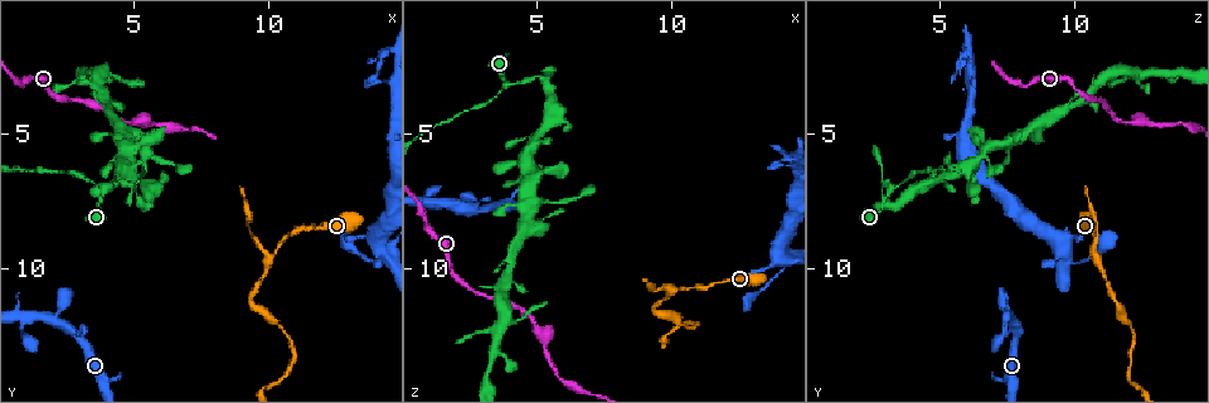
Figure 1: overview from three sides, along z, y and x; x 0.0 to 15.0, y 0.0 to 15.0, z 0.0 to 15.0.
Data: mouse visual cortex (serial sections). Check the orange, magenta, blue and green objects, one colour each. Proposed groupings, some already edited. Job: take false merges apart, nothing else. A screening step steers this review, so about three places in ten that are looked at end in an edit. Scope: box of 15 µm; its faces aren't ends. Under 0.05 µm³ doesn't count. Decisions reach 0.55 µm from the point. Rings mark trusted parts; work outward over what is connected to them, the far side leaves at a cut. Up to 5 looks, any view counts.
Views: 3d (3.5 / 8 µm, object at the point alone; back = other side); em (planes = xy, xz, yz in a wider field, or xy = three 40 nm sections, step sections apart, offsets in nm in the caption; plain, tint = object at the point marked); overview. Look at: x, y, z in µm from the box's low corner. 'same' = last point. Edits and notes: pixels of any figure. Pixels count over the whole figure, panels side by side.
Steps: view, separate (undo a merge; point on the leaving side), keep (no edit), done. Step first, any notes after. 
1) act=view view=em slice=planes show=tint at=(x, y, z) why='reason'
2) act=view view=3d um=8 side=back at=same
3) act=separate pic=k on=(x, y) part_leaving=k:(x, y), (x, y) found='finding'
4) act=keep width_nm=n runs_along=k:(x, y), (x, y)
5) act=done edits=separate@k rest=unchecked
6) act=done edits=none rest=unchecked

act=view view=3d um=3.5 at=(3.7, 7.1, 3.2) why='thin neck'

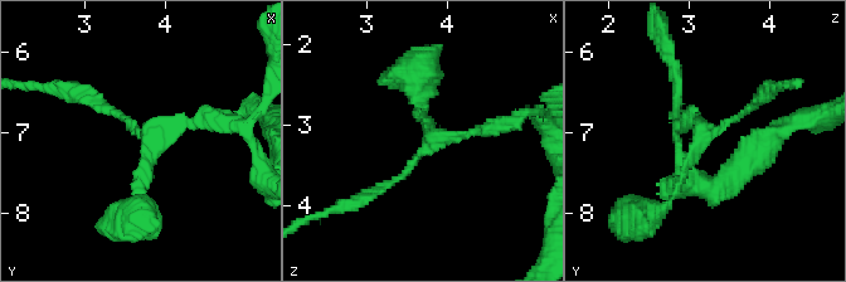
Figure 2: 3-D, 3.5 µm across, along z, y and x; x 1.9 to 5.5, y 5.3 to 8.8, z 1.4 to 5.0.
act=view view=em slice=planes show=tint at=(3.80, 7.10, 3.15) arms=3 arm_widths_nm=100,100,100 why='shape alone is not enough'

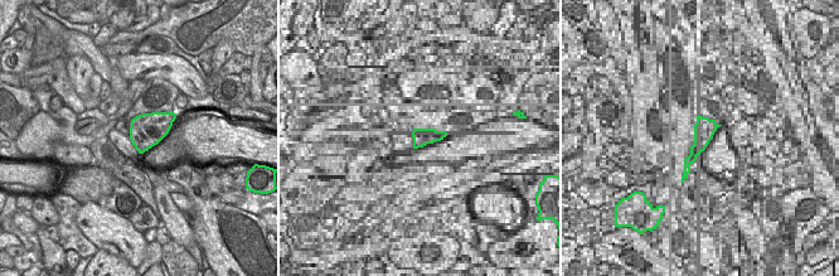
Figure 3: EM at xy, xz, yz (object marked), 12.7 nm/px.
act=keep runs_along=2:(139, 213), (150, 142), (223, 120) found='continuous, no second cell'

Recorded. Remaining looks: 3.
act=view view=3d um=3.5 at=(10.0, 9.6, 10.8) why='arms part here'

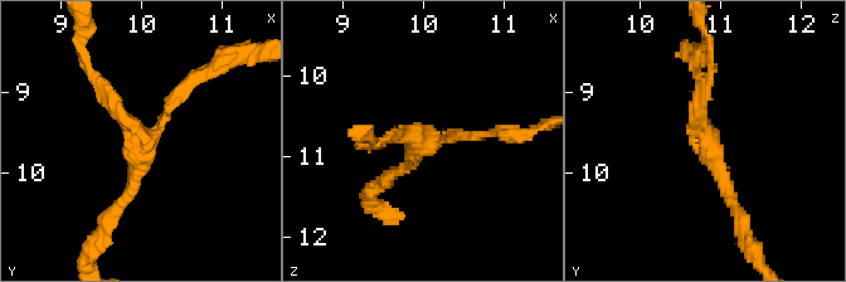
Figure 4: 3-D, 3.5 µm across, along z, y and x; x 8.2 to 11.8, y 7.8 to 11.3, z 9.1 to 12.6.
act=view view=em slice=xy step=1 show=tint at=(10.10, 9.55, 10.90) arms=3 arm_widths_nm=150,150,200 why='need the tissue'

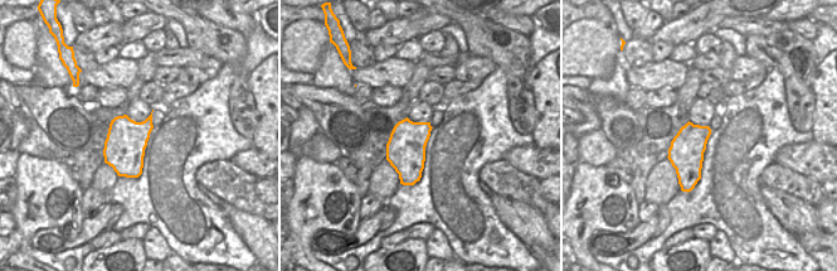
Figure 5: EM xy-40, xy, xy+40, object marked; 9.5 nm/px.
act=keep width_nm=380 runs_along=4:(195, 73), (141, 142), (118, 208) found='one cell here'

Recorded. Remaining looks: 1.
act=done edits=none rest=unchecked

